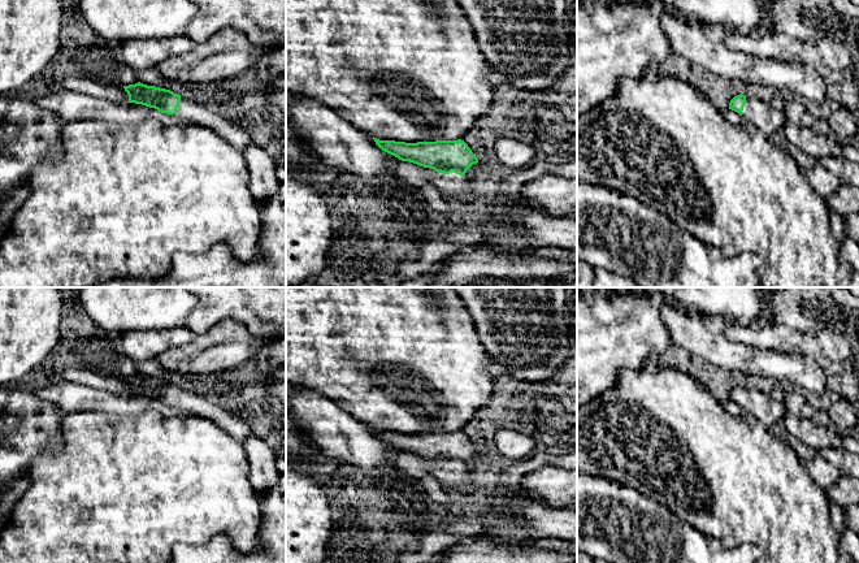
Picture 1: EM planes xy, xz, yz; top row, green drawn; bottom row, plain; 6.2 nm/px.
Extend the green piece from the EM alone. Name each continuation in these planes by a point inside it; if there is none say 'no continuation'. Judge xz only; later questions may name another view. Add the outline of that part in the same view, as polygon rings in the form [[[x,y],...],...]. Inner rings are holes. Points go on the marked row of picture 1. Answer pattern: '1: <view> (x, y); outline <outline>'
1: xz (476, 170); outline [[[478,161],[477,164],[473,164],[473,165],[467,170],[467,173],[464,174],[464,177],[473,183],[473,182],[477,181],[480,177],[483,177],[483,176],[487,174],[487,173],[486,173],[486,165],[487,165],[487,164],[482,164],[482,163],[480,163],[480,161]]]

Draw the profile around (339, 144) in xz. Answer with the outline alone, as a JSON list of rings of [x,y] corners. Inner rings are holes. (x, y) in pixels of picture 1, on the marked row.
[[[286,96],[286,112],[291,129],[308,139],[325,165],[353,174],[359,183],[381,186],[403,182],[392,170],[392,165],[402,160],[382,151],[370,134],[360,131],[329,108],[311,99]]]

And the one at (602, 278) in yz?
[[[598,268],[594,270],[594,283],[593,287],[641,287],[633,280],[612,274],[604,268]]]

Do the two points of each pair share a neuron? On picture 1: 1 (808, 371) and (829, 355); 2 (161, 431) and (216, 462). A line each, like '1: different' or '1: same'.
1: different
2: same

